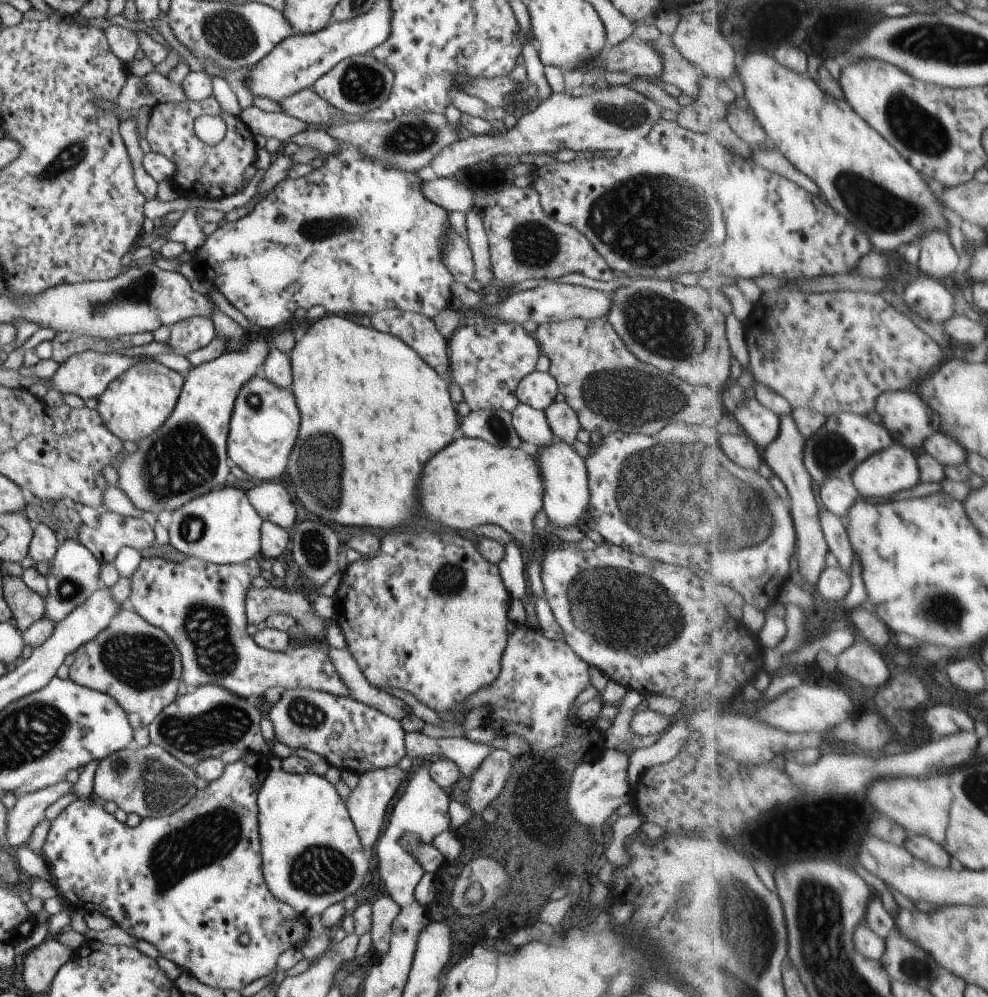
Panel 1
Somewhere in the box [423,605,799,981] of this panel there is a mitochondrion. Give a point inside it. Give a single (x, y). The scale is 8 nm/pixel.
(760, 936)

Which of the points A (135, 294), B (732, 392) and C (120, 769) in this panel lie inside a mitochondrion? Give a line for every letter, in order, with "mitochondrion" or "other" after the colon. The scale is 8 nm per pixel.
A: mitochondrion
B: other
C: mitochondrion

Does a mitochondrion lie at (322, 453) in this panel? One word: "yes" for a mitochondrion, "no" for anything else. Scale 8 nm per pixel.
yes

